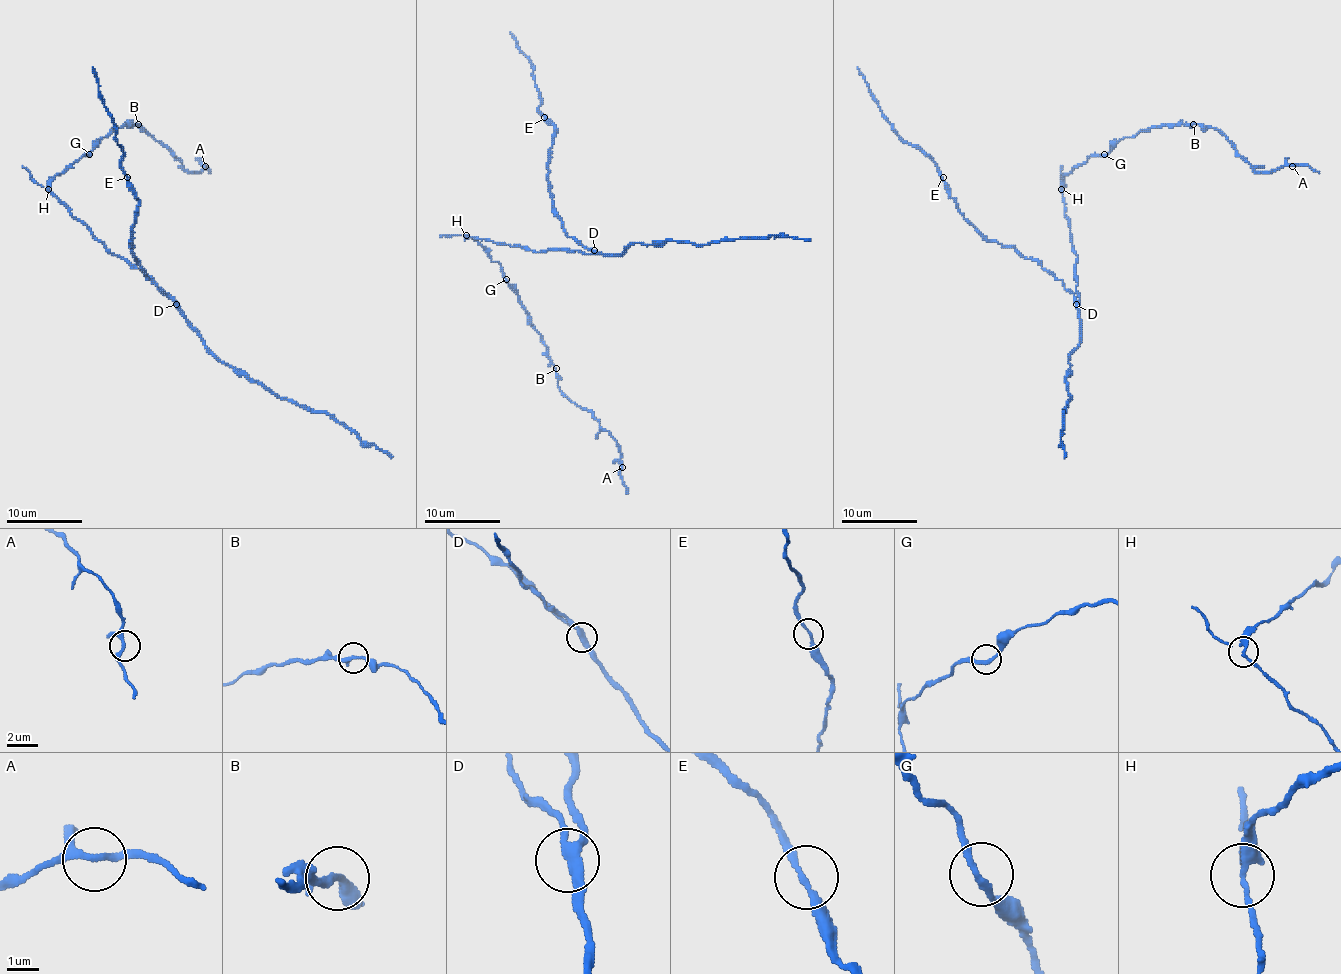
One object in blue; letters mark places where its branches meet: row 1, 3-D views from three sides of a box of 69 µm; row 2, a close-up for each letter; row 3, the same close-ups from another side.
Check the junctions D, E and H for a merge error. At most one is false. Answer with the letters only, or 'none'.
H

